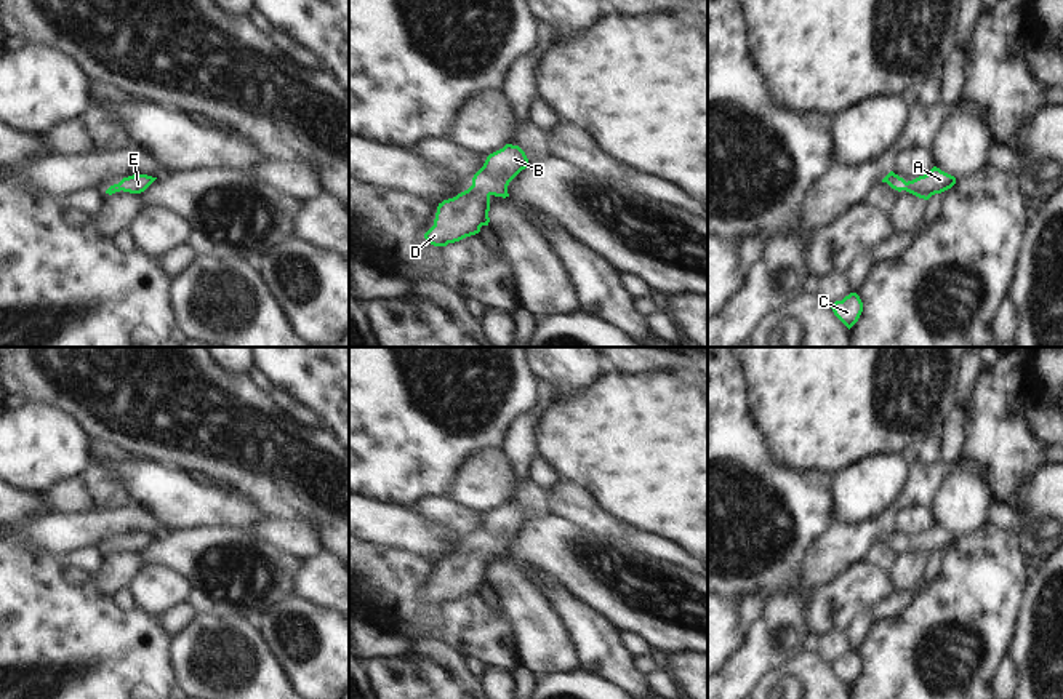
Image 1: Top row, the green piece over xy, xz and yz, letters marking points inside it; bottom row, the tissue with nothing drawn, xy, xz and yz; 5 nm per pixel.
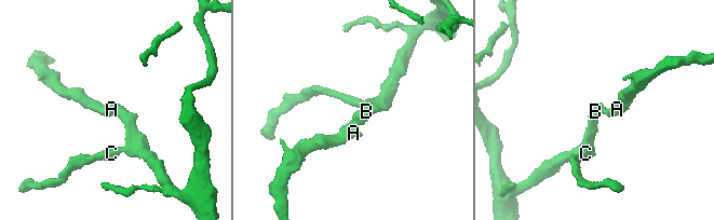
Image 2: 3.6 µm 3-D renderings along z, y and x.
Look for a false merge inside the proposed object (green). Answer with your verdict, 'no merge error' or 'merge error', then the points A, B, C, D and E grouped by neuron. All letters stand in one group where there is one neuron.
no merge error; A B C D E

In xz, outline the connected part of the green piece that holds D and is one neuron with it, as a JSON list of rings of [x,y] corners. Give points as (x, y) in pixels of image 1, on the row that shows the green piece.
[[[506,144],[490,154],[467,190],[439,203],[434,226],[424,238],[434,246],[447,246],[479,234],[490,222],[490,197],[509,197],[509,182],[527,165],[528,158],[519,146]]]

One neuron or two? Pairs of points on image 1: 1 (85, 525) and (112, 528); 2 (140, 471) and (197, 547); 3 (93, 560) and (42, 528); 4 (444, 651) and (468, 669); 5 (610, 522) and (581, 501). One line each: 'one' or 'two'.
1: one
2: two
3: two
4: one
5: one

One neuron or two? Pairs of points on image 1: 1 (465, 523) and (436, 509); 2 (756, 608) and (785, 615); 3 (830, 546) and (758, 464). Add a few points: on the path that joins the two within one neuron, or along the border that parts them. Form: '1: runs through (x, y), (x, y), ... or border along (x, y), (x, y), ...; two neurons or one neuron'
1: runs through (458, 517), (442, 509); one neuron
2: border along (766, 605), (745, 632); two neurons
3: border along (834, 520), (812, 546), (804, 568); two neurons

